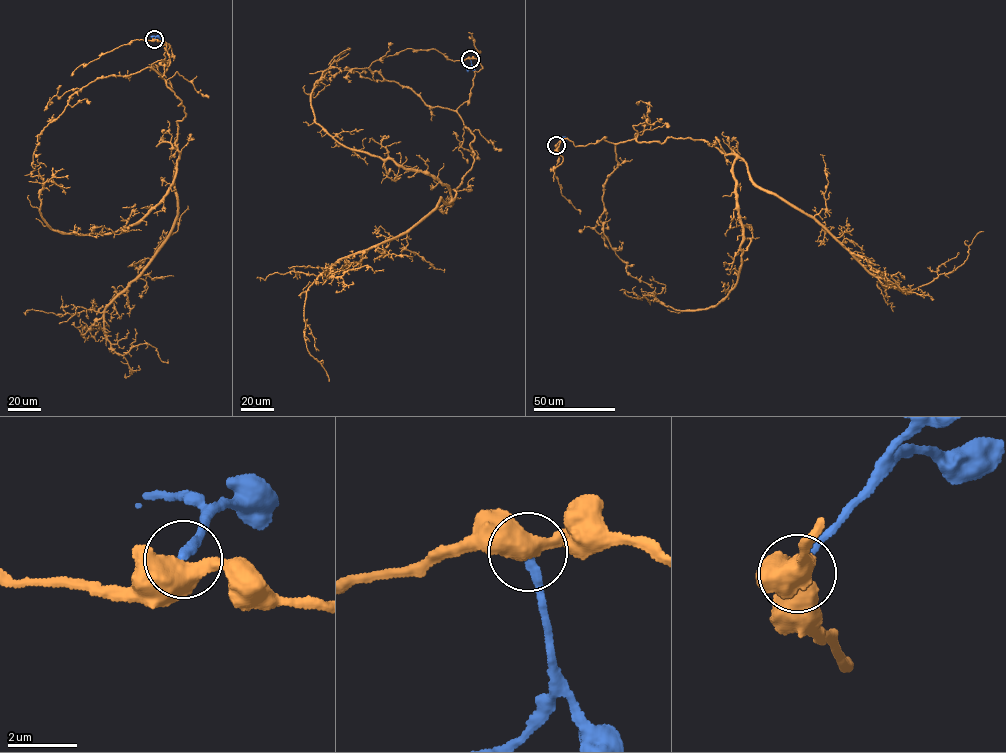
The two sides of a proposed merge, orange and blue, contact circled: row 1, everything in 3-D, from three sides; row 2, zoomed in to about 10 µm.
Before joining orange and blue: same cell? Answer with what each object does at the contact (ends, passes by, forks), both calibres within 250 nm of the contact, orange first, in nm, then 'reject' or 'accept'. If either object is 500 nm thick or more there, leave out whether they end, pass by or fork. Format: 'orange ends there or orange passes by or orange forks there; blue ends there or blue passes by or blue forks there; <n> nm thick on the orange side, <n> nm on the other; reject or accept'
550 nm thick on the orange side, 220 nm on the other; reject

